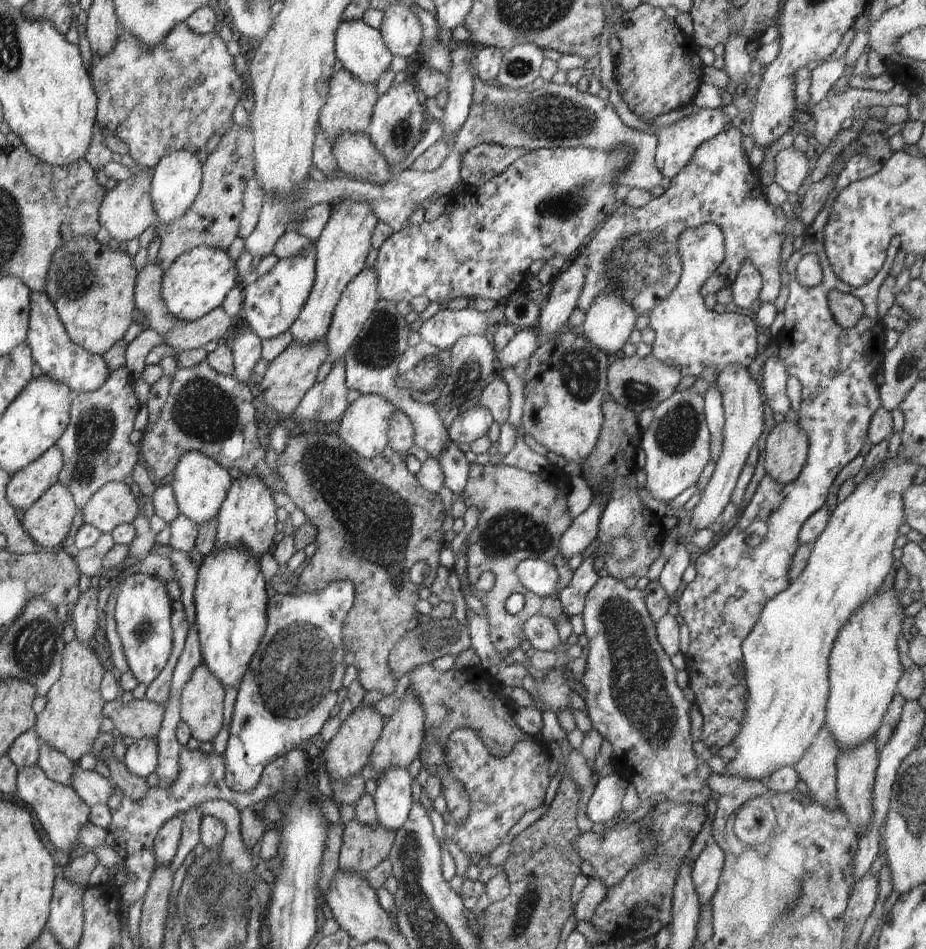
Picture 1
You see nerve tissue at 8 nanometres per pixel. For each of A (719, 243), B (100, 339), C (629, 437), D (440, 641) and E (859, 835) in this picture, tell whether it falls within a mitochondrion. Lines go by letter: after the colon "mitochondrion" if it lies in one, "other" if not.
A: other
B: other
C: mitochondrion
D: mitochondrion
E: other

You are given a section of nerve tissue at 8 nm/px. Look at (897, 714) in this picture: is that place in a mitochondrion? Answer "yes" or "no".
no

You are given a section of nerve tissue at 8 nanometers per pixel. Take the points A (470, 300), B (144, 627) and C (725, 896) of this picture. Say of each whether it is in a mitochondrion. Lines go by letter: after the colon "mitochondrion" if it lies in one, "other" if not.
A: other
B: mitochondrion
C: other

